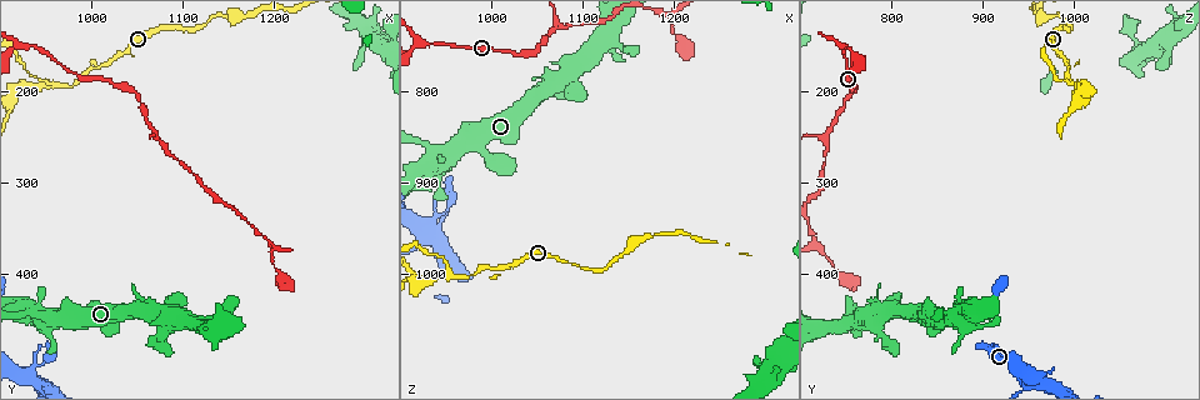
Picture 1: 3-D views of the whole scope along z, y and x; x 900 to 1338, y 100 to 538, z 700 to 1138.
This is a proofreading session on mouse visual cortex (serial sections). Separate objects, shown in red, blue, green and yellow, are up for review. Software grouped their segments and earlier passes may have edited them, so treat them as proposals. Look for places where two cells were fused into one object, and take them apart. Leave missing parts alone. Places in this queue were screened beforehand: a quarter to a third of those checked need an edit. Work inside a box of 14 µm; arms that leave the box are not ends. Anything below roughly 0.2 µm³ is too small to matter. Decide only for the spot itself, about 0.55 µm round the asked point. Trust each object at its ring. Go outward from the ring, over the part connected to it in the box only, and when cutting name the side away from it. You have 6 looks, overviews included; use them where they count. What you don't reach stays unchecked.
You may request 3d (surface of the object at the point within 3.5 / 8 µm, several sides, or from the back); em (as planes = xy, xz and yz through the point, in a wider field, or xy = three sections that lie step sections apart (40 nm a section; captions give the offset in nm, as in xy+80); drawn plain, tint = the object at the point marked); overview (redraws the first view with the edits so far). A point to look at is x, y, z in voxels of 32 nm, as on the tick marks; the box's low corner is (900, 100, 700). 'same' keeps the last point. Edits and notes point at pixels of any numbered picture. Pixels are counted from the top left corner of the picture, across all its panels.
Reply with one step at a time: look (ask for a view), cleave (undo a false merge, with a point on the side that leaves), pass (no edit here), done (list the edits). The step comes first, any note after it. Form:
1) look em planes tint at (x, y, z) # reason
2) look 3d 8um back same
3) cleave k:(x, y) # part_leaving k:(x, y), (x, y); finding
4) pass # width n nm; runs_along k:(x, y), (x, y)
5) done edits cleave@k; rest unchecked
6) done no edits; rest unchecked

look 3d 8um at (1070, 245, 730)

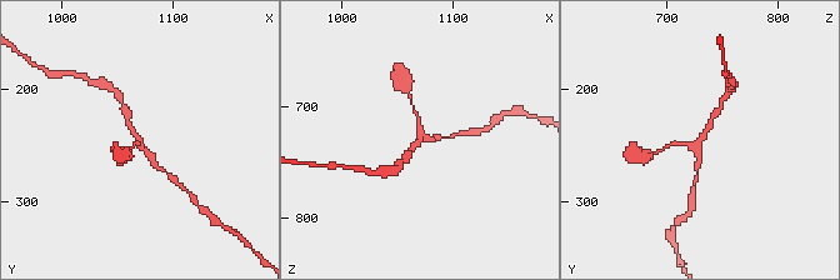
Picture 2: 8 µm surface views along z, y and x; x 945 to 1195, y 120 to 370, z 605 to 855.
look em xy step 3 tint at (1070, 246, 728) # arms 3; arm_widths 150, 200, 200 nm; need the tissue

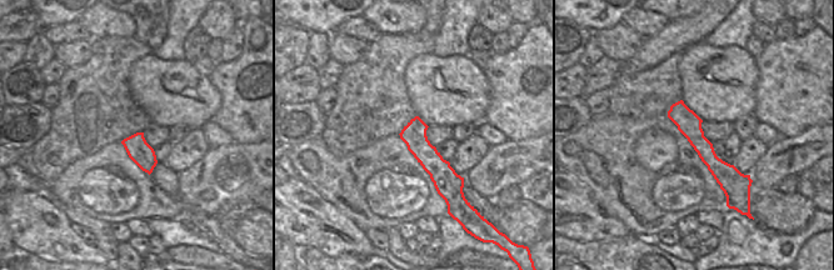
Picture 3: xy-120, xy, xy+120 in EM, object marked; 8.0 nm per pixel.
pass # continuous, no second cell

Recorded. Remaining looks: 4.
look 3d 3.5um at (950, 195, 1005) # thin neck

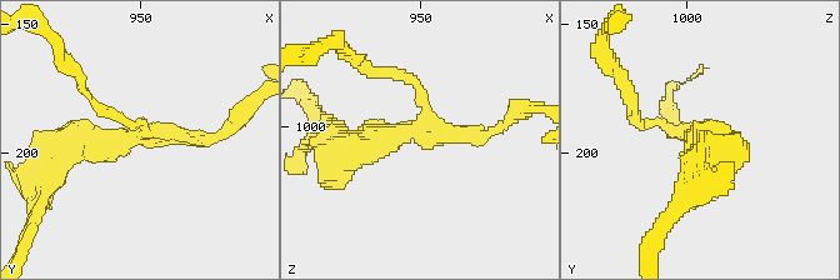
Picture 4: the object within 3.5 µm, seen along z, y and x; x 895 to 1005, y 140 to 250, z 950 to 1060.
look em xy step 2 tint at (954, 194, 1002) # arms 3; arm_widths 150, 150, 400 nm; shape alone is not enough

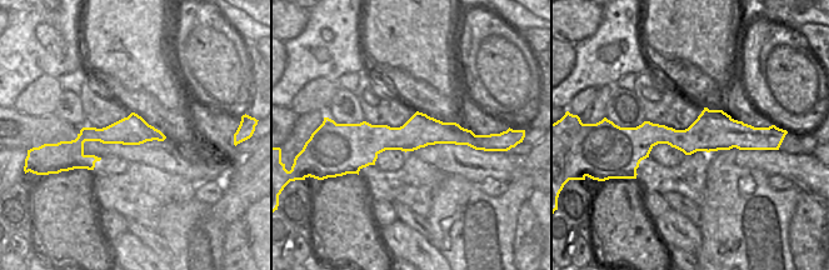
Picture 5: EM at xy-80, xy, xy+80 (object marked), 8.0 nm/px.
look em xy step 3 tint same

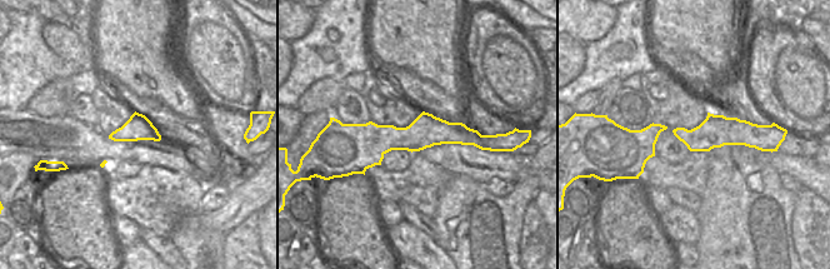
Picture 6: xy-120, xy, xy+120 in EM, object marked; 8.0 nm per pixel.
pass # width 260 nm; runs_along 4:(509, 119), (485, 135), (401, 131), (351, 148); one cell here

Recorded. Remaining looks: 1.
done no edits; rest unchecked

